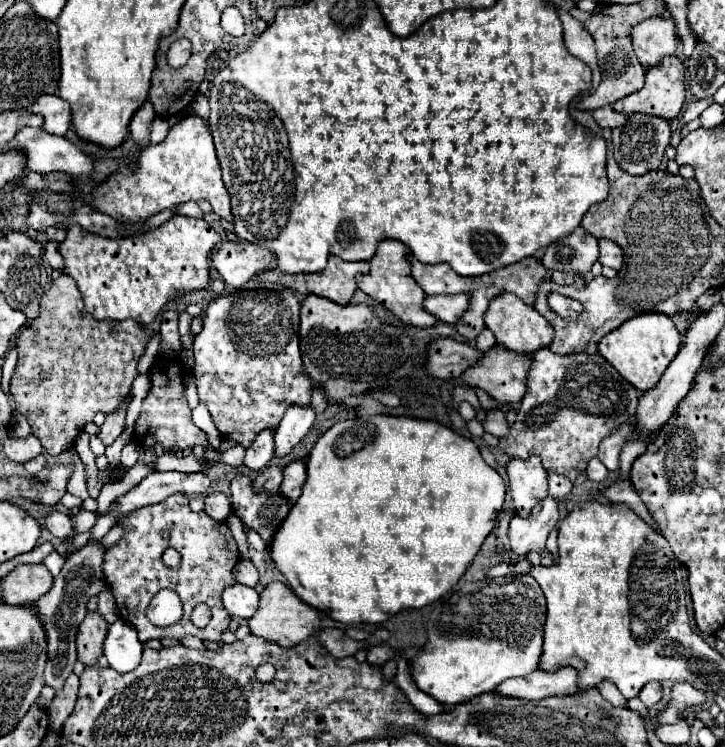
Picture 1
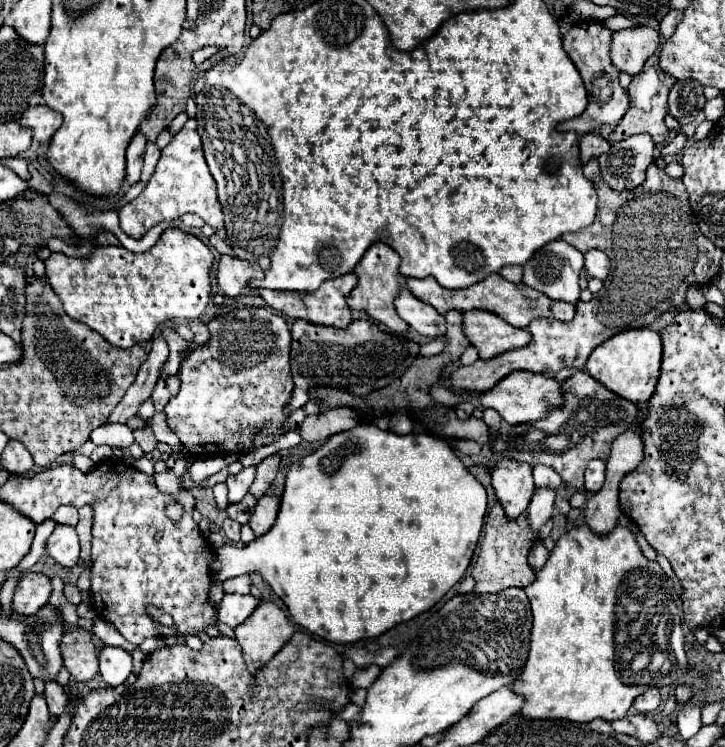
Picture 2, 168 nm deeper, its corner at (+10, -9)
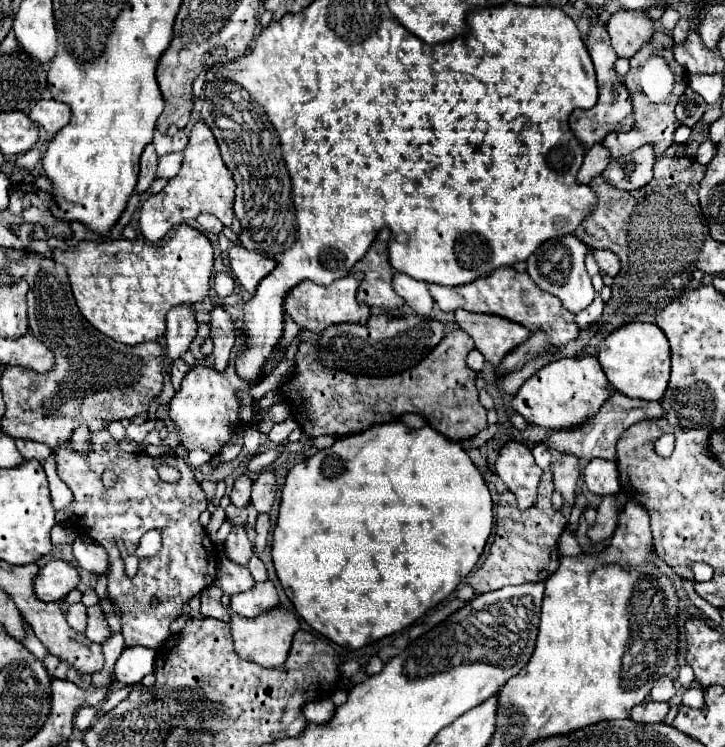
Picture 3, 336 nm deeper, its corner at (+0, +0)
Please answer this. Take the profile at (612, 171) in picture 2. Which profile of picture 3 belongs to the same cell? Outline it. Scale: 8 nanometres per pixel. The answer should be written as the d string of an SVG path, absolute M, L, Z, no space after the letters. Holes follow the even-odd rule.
M645 144L635 152L621 156L619 160L611 160L603 176L609 184L621 190L637 190L651 182L653 164L655 164L653 144Z

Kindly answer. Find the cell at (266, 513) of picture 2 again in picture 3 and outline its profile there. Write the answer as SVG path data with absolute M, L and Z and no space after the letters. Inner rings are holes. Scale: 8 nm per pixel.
M259 514L257 516L257 526L255 526L255 532L257 532L257 546L255 546L255 552L261 554L265 544L267 544L267 534L271 530L271 518L269 514Z

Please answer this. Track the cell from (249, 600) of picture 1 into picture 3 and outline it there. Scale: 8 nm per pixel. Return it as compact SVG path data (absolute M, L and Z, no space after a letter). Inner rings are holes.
M267 580L261 584L255 584L253 588L249 588L247 592L239 592L235 596L231 596L231 604L229 608L235 614L243 614L243 616L257 616L261 610L265 608L275 608L279 604L279 596L275 586Z

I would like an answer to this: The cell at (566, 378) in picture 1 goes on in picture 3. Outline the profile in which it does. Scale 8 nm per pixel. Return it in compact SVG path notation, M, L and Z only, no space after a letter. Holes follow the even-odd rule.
M611 390L609 400L599 408L597 414L593 414L583 426L577 428L565 428L565 430L549 430L549 448L557 450L561 454L573 454L575 458L585 458L585 462L589 462L591 458L607 458L607 460L615 460L617 458L617 450L615 444L619 440L619 436L633 424L647 420L647 418L659 418L663 414L663 408L659 402L647 402L647 400L639 400L639 398L629 398L617 390Z

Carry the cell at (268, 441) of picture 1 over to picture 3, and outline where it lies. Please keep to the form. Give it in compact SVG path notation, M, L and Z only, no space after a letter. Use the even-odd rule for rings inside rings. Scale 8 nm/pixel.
M241 474L241 476L235 480L233 490L231 490L231 494L229 494L231 502L233 502L235 506L247 506L247 504L249 504L249 498L251 498L251 486L253 486L253 480L251 480L249 476Z

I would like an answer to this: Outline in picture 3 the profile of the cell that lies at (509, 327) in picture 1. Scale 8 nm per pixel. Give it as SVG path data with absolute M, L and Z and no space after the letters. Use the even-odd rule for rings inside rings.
M457 310L455 320L475 340L475 348L491 364L499 364L507 352L511 352L531 336L531 330L527 330L525 326L495 314Z

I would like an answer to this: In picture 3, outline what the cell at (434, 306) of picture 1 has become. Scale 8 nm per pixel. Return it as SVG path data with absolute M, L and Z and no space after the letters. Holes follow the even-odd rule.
M397 272L393 276L393 288L415 310L415 314L431 318L435 300L431 298L425 282L419 282L419 280L415 280L415 278L407 276L407 274Z

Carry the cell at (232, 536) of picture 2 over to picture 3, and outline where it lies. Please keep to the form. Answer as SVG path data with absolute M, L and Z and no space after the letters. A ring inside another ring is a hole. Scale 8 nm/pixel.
M245 526L233 528L233 532L225 540L225 548L227 548L229 560L233 560L235 564L241 564L241 566L247 566L249 558L253 556L253 550L251 550L251 544L247 540Z

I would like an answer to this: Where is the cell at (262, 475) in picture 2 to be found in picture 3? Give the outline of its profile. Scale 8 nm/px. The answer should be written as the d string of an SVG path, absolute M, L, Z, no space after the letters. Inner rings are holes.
M263 470L253 484L251 504L257 508L257 512L269 512L275 502L275 494L277 494L277 478L271 470Z

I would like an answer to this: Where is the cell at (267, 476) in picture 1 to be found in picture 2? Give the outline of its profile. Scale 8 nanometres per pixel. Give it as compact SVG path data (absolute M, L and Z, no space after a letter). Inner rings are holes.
M247 493L241 503L227 507L227 515L233 521L237 521L237 523L247 523L249 517L251 517L251 513L253 513L253 509L255 509L255 503L257 503L257 499L251 493Z

